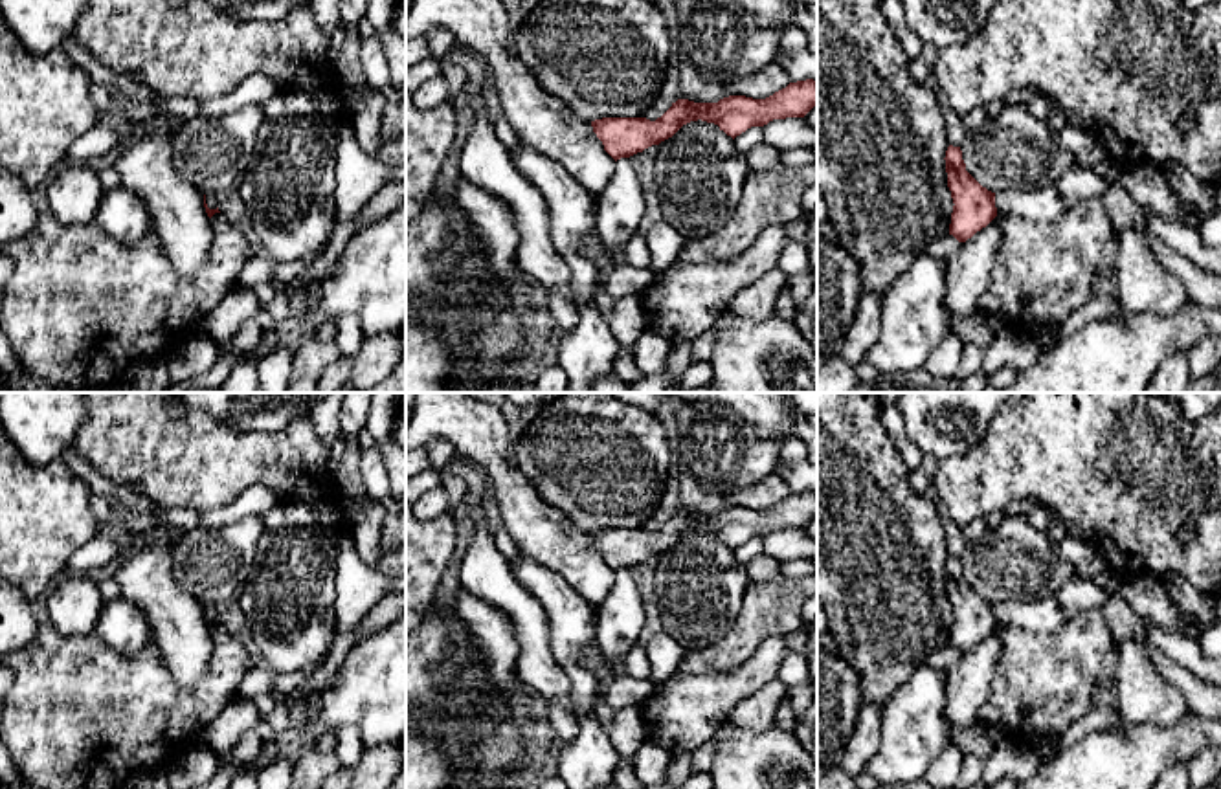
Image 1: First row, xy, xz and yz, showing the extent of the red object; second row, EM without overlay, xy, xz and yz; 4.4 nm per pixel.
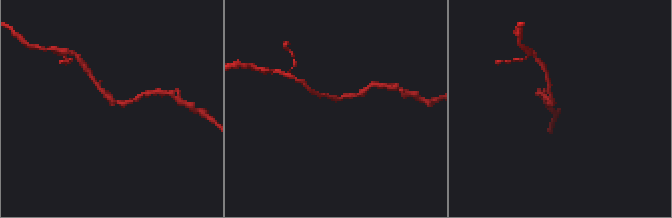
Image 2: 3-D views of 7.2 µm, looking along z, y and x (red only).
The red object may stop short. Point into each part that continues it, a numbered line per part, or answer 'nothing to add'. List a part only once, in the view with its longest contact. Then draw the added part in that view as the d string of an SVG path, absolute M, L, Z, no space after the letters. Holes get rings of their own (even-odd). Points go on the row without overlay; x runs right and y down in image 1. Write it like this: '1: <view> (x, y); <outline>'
nothing to add

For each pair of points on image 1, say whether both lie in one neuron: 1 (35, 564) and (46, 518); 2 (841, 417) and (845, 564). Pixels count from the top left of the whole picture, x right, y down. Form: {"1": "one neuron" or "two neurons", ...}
{"1": "one neuron", "2": "one neuron"}

